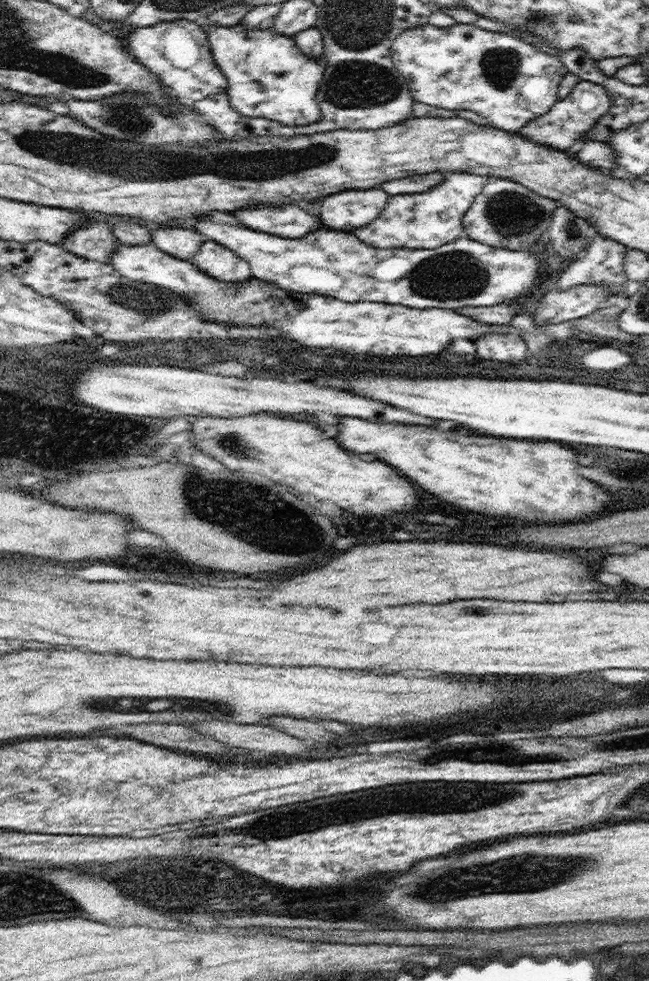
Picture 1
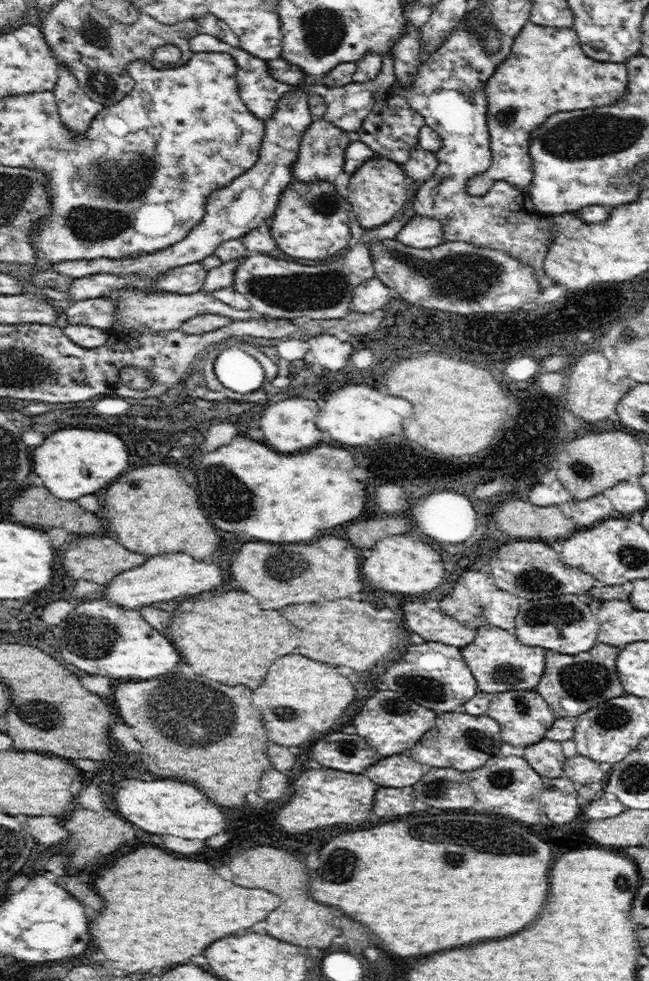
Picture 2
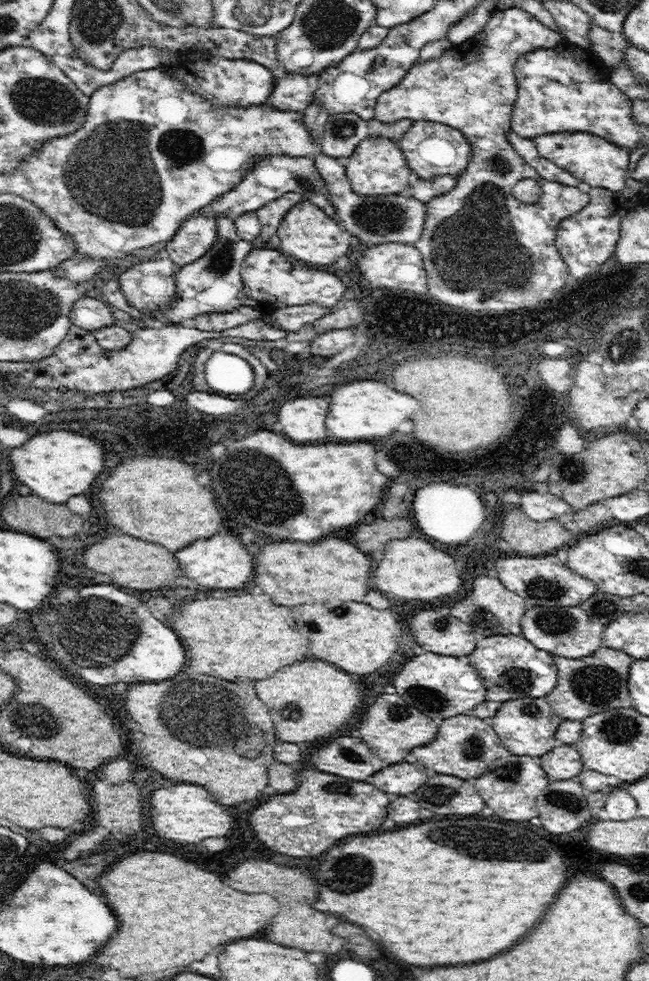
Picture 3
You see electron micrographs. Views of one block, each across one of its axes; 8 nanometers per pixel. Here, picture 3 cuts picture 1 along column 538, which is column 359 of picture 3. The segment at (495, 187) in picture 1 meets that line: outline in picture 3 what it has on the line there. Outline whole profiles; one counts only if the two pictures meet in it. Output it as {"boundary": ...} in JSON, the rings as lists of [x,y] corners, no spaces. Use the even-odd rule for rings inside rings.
{"boundary":[[[321,152],[314,157],[314,164],[330,191],[330,199],[336,209],[334,218],[338,220],[338,224],[344,226],[342,230],[347,230],[362,242],[372,242],[376,245],[385,242],[414,244],[419,239],[427,217],[427,206],[424,202],[416,200],[413,196],[406,198],[403,193],[380,196],[360,195],[354,192],[348,182],[345,166],[341,166],[336,158]]]}

